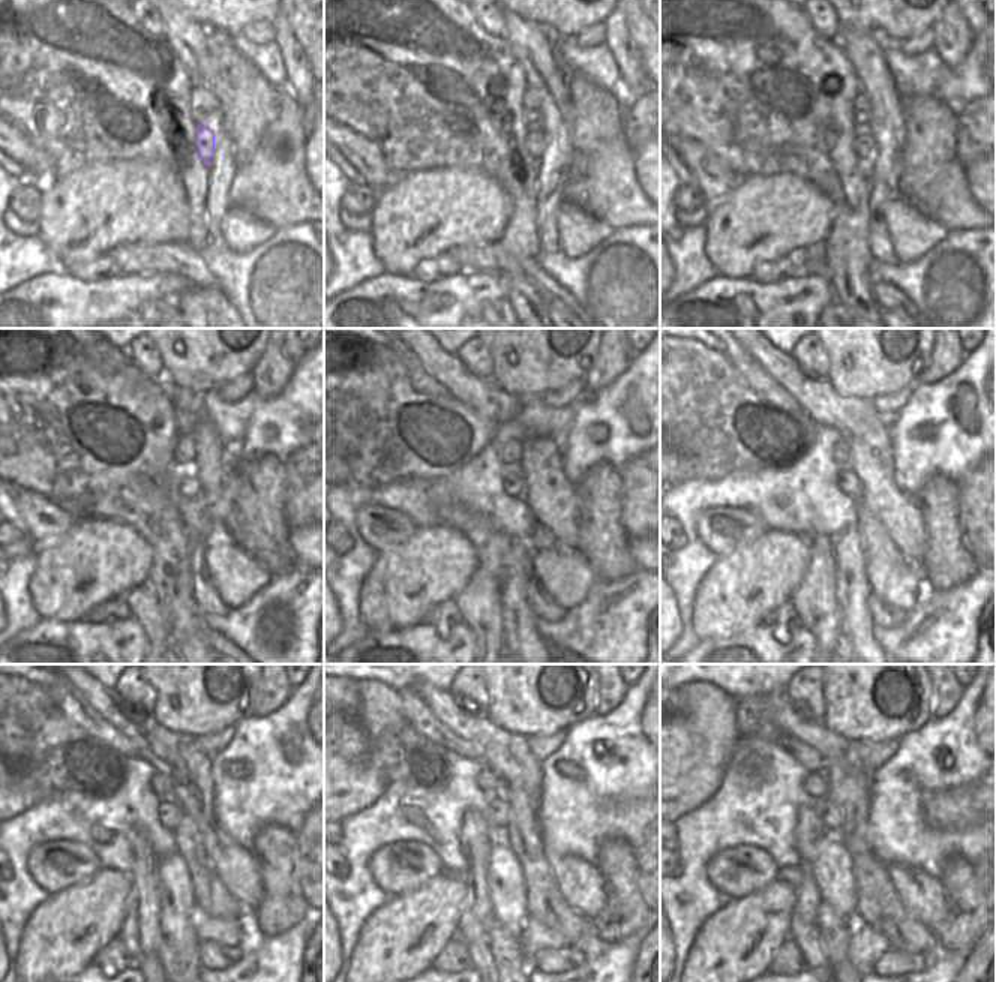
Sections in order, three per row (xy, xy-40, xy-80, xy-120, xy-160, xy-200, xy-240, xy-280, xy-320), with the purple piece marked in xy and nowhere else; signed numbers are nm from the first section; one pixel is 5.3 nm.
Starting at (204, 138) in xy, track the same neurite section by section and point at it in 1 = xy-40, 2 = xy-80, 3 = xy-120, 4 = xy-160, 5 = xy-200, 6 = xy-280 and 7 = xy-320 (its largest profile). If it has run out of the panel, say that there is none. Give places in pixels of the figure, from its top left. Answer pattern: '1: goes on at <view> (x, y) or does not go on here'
1: goes on at xy-40 (536, 143)
2: goes on at xy-80 (866, 147)
3: goes on at xy-120 (183, 476)
4: goes on at xy-160 (512, 474)
5: goes on at xy-200 (848, 483)
6: goes on at xy-280 (497, 813)
7: goes on at xy-320 (830, 814)

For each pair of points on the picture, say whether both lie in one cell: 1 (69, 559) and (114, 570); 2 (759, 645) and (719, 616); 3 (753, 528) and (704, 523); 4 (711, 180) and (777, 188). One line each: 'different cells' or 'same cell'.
1: same cell
2: different cells
3: same cell
4: different cells

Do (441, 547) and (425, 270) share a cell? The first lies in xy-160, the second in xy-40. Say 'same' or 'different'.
different

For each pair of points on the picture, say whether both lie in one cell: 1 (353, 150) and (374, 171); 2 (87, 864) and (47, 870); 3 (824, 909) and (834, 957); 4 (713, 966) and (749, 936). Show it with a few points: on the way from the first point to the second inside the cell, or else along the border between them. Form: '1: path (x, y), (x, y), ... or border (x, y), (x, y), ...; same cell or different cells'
1: path (357, 155), (369, 167); same cell
2: path (77, 864), (63, 864), (57, 868); same cell
3: path (827, 921), (834, 930), (834, 945); same cell
4: path (720, 958), (740, 940); same cell

